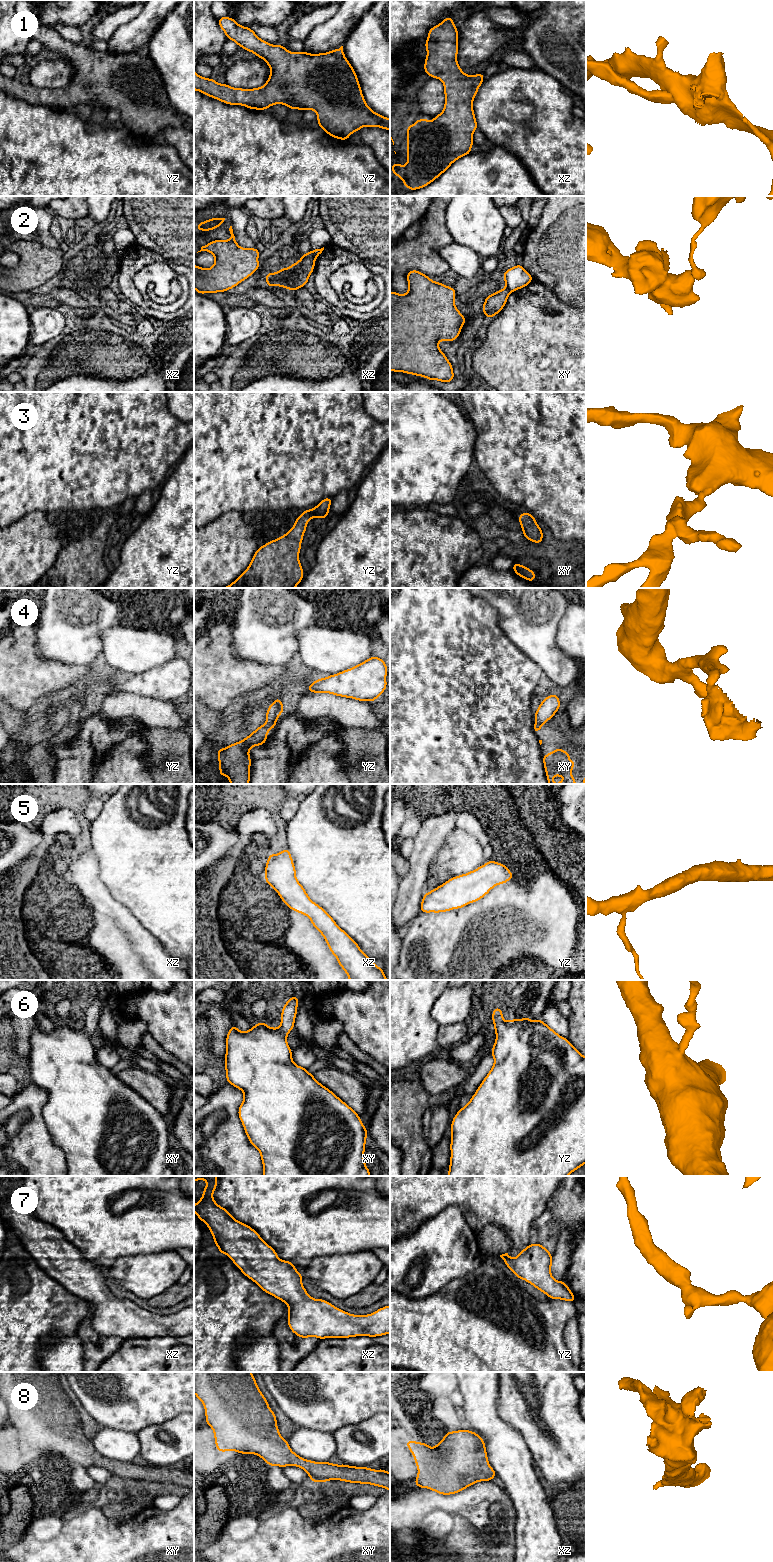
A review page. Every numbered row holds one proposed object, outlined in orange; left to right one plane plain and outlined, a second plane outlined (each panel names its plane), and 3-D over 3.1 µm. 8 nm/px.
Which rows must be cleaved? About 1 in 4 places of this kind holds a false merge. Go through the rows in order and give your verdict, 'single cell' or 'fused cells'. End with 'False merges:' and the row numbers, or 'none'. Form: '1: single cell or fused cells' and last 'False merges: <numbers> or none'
1: single cell
2: fused cells
3: single cell
4: fused cells
5: single cell
6: single cell
7: single cell
8: single cell
False merges: 2, 4

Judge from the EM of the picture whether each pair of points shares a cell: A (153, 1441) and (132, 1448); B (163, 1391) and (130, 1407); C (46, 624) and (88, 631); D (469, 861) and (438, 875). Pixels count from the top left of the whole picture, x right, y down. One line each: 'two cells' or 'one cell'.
A: two cells
B: one cell
C: one cell
D: one cell

